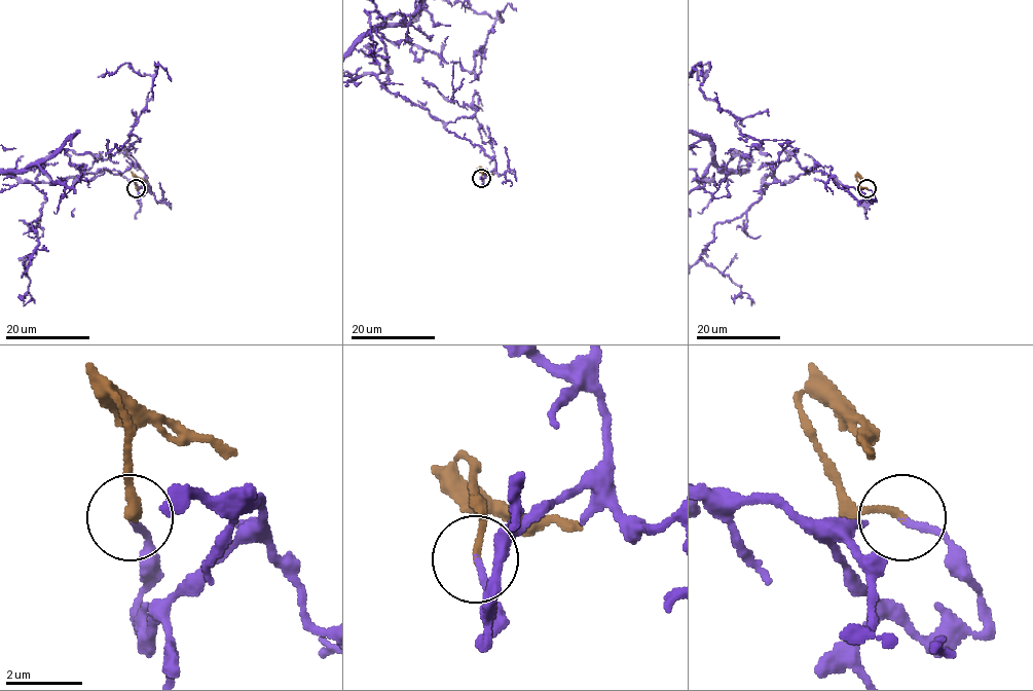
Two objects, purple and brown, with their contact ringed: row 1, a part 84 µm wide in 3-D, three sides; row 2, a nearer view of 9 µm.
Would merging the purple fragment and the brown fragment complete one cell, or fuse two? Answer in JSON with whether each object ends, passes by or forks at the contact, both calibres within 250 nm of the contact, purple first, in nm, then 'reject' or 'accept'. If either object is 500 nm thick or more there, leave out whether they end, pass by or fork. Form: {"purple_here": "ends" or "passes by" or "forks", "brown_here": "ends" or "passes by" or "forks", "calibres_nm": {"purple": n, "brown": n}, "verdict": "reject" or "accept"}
{"purple_here": "ends", "brown_here": "ends", "calibres_nm": {"purple": 160, "brown": 160}, "verdict": "accept"}

